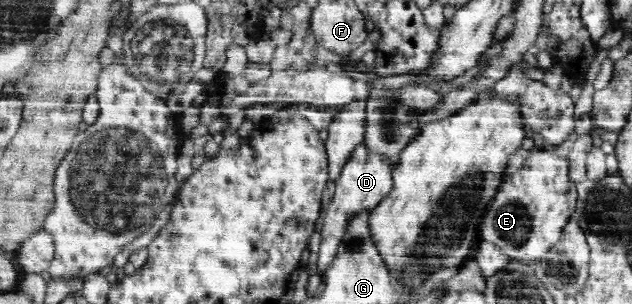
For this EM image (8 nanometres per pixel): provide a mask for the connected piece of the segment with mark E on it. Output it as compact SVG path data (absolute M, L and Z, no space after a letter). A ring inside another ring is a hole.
M531 150L523 168L518 169L504 180L498 189L498 194L488 204L485 217L481 222L478 234L479 240L495 244L509 259L515 258L523 264L531 260L539 260L545 252L560 242L563 228L567 225L576 210L576 185L570 184L567 177L567 160L557 159L547 150Z

